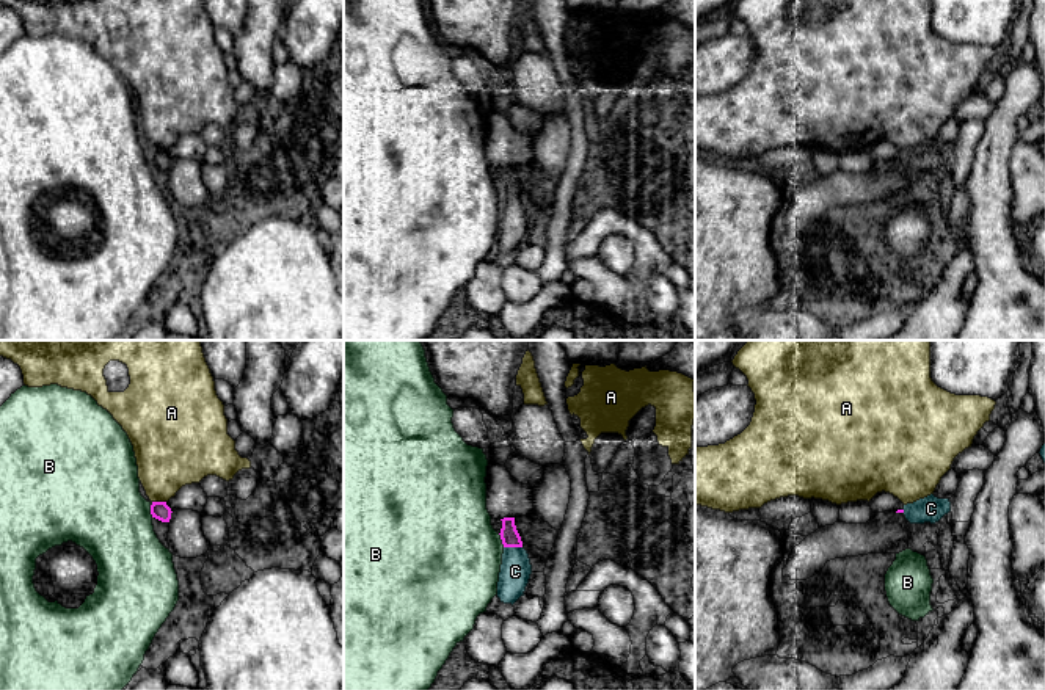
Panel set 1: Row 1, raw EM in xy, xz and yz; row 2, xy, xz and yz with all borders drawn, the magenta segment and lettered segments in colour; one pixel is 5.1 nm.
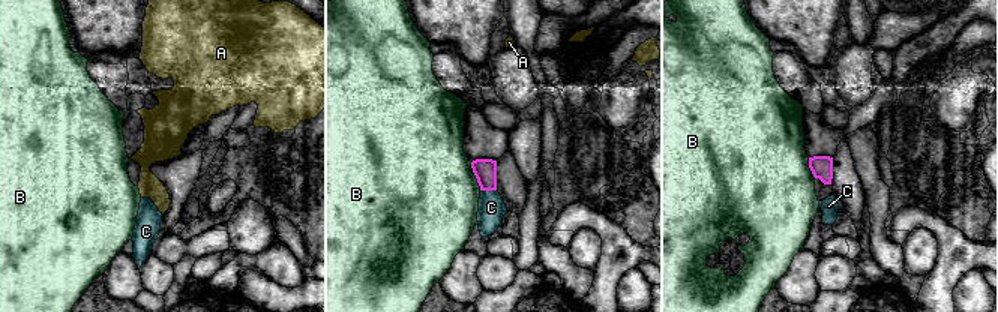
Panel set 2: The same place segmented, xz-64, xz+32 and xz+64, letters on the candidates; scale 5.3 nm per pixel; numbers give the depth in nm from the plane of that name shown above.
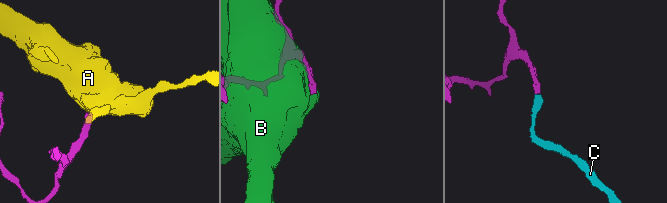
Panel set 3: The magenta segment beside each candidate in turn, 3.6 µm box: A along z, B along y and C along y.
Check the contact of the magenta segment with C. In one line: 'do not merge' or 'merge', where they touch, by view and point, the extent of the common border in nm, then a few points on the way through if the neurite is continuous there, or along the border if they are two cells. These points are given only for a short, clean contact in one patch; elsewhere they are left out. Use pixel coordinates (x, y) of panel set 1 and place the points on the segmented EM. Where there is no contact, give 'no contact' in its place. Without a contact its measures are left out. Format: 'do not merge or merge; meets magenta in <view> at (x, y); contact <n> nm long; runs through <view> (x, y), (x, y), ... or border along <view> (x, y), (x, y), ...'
merge; meets magenta in xz at (513, 546); contact 100 nm long; runs through xz (510, 538), (513, 546), (515, 571)

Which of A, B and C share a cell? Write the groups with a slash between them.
A / B / C

